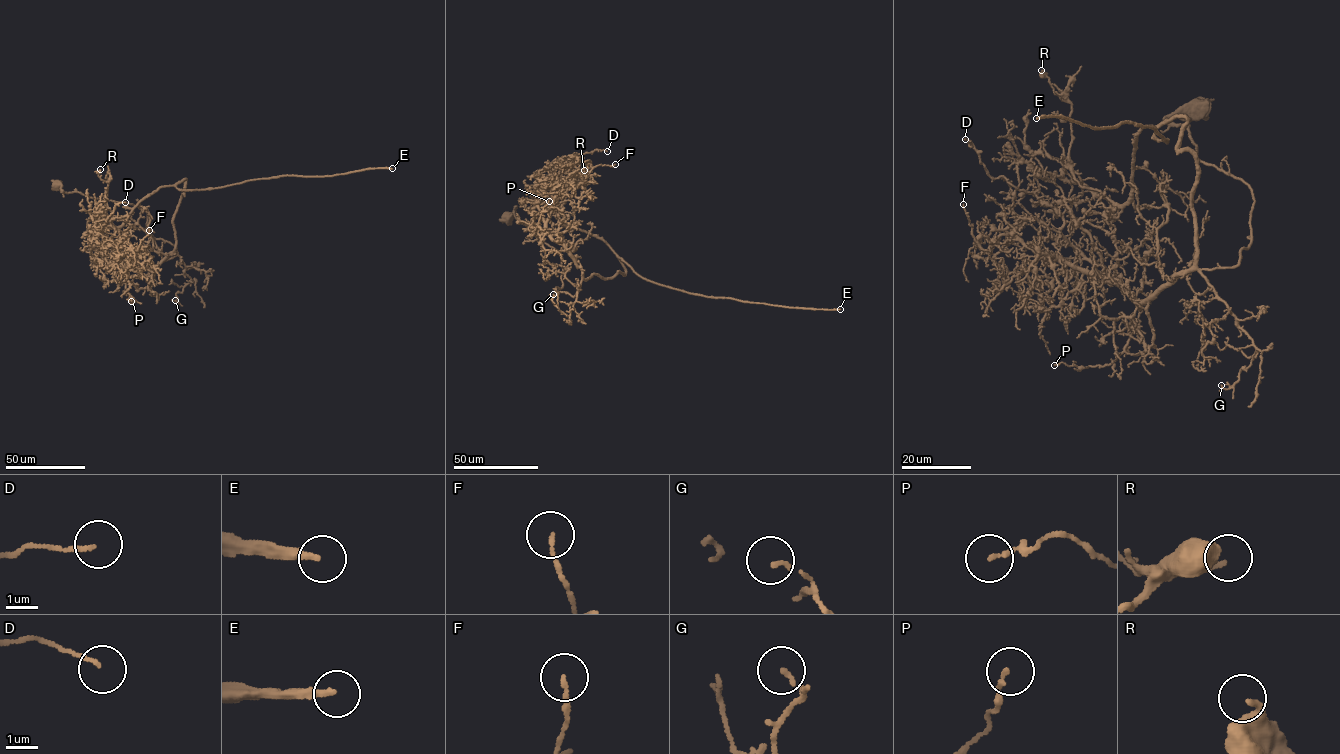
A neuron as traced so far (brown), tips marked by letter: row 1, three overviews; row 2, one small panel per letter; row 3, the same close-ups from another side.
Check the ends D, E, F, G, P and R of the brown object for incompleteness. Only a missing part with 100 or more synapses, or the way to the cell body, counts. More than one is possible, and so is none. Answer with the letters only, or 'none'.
E

